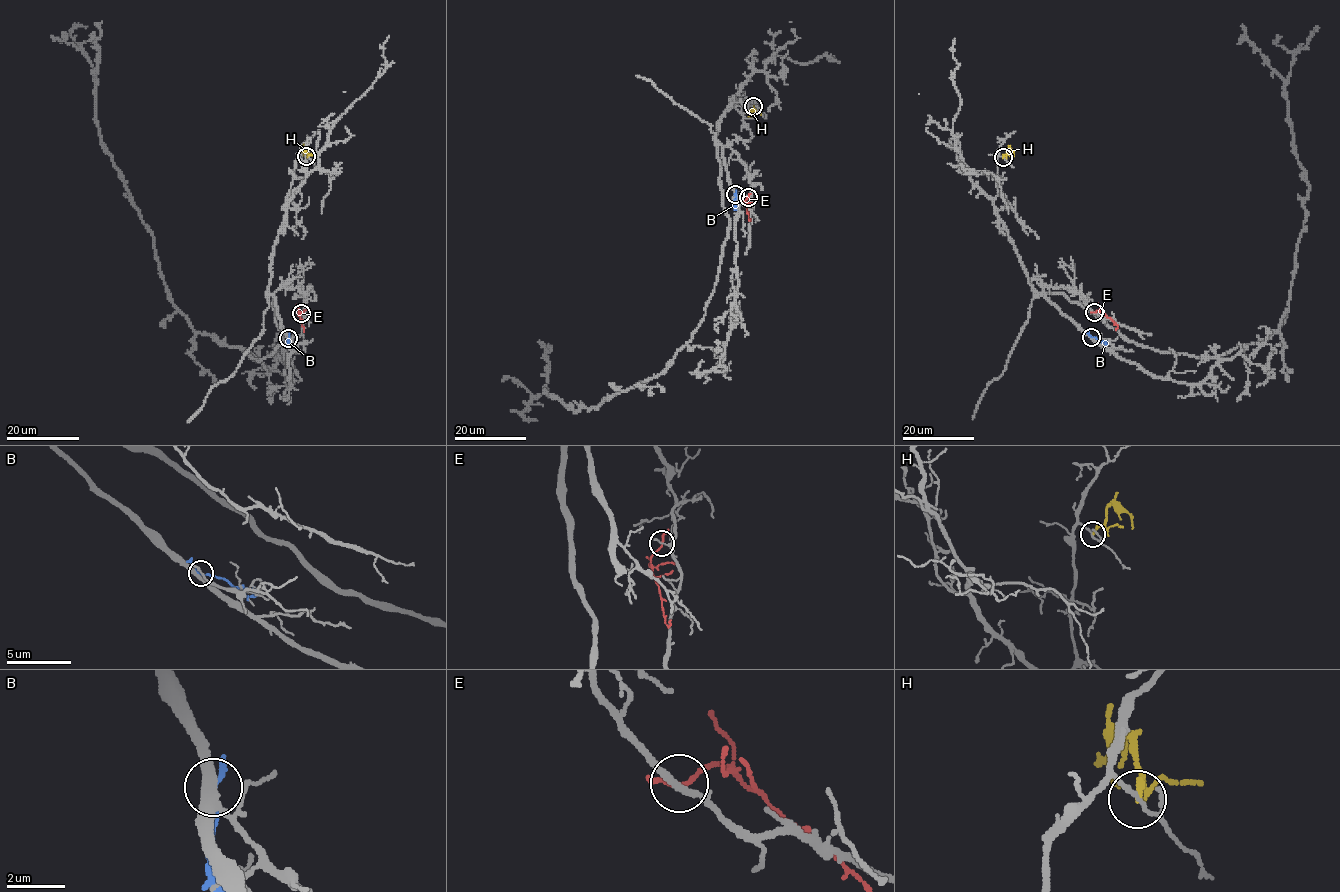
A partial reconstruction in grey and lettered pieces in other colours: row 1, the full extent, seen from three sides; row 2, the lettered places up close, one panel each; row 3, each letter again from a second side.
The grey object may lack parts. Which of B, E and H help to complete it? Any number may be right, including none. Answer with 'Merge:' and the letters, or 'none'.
Merge: none

